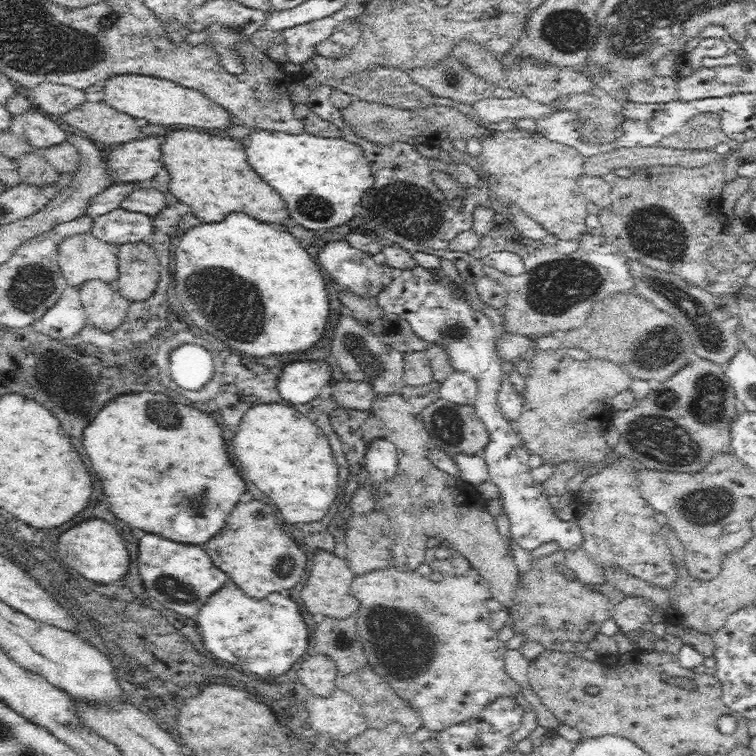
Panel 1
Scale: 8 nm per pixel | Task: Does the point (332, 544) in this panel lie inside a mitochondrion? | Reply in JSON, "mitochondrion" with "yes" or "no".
{"mitochondrion":"no"}

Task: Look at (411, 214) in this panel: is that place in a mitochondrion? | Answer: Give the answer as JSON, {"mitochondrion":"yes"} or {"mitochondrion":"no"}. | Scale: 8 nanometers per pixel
{"mitochondrion":"yes"}

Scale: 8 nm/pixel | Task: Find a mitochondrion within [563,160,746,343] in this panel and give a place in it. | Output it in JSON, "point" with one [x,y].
{"point":[654,233]}

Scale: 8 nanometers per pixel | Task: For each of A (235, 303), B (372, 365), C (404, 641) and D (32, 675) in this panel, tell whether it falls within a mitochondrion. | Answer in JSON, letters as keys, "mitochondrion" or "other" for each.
{"A":"mitochondrion","B":"mitochondrion","C":"mitochondrion","D":"other"}

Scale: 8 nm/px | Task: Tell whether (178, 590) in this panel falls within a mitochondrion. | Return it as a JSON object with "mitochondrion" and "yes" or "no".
{"mitochondrion":"yes"}

